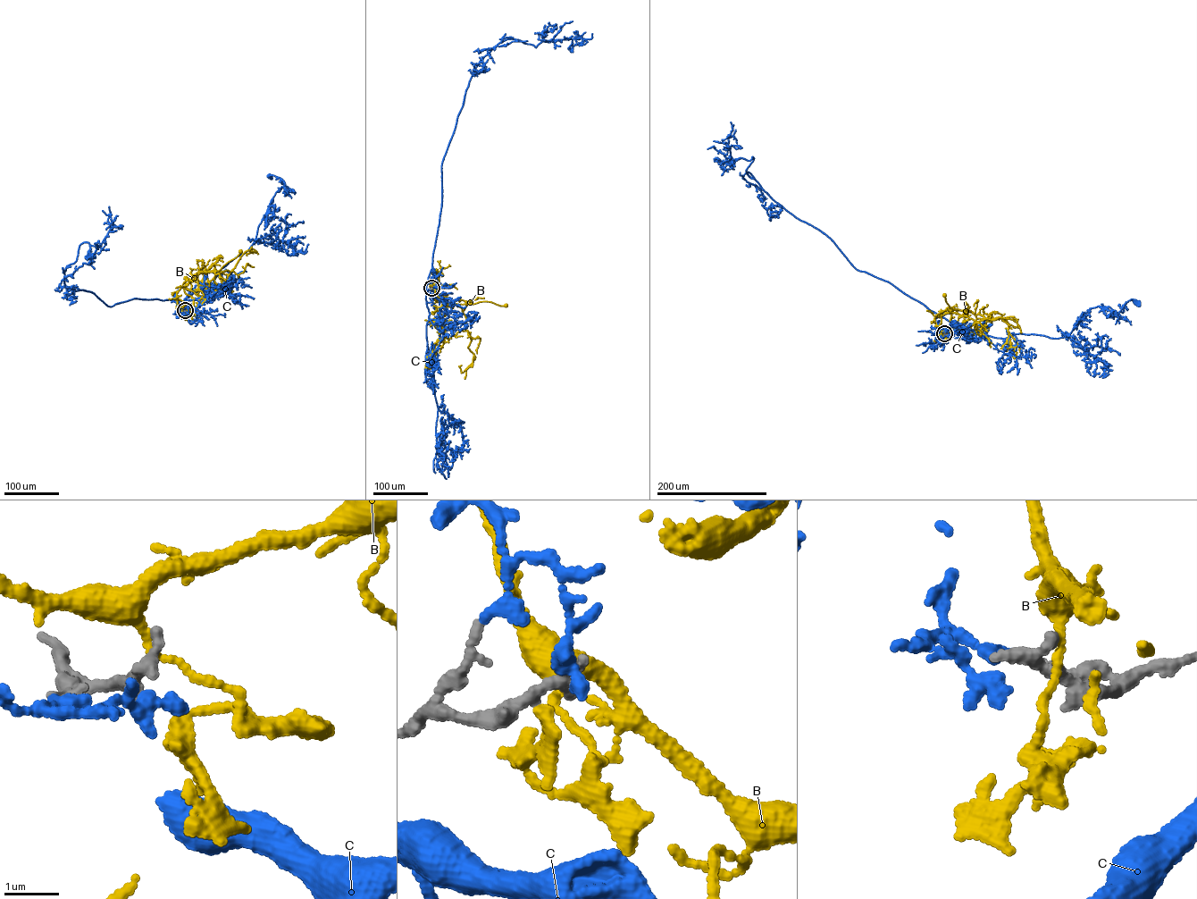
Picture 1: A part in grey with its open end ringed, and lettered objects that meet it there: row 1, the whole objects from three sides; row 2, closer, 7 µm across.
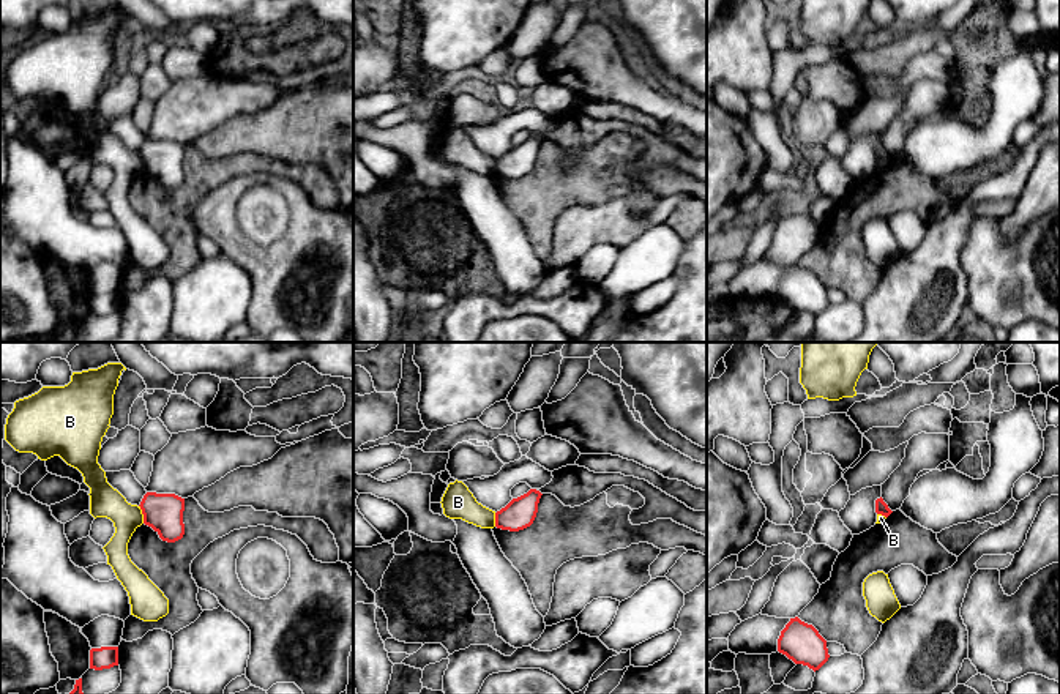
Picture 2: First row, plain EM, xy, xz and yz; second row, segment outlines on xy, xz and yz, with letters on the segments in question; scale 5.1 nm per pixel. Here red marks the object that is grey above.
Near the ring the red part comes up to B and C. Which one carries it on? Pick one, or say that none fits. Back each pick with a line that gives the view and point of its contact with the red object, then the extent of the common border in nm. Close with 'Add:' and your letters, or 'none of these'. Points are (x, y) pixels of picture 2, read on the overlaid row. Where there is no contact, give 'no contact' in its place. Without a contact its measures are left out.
Add: none of these

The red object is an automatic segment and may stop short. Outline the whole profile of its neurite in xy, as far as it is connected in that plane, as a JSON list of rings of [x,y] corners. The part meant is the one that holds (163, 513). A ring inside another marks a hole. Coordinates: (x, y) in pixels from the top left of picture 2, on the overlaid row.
[[[147,492],[140,502],[144,524],[151,527],[162,541],[175,543],[185,535],[185,498],[175,494]]]

